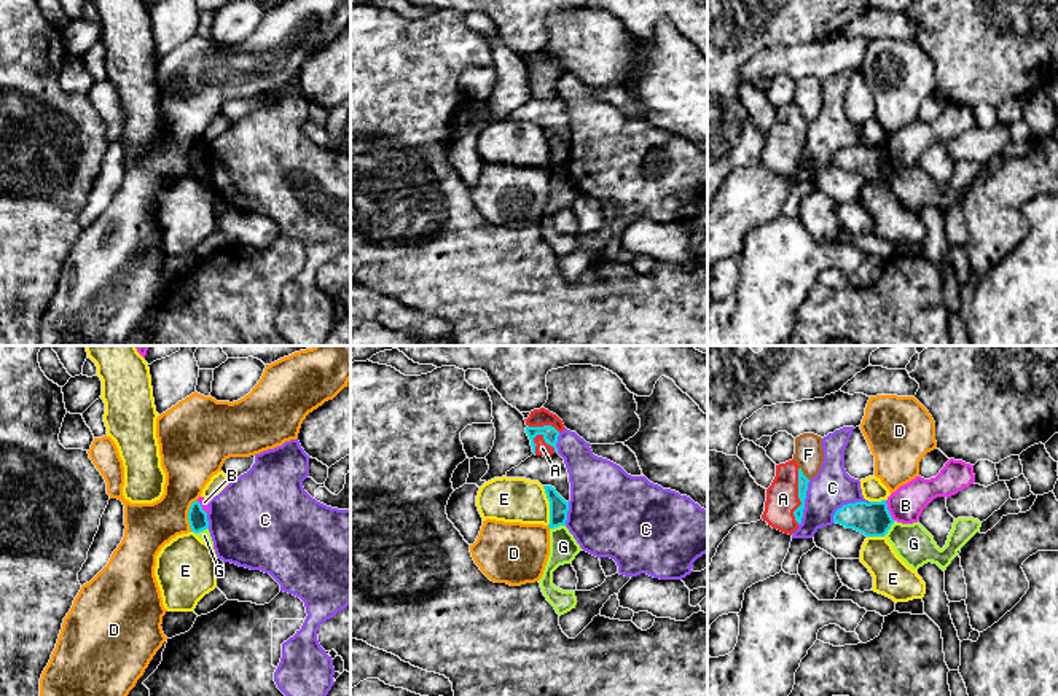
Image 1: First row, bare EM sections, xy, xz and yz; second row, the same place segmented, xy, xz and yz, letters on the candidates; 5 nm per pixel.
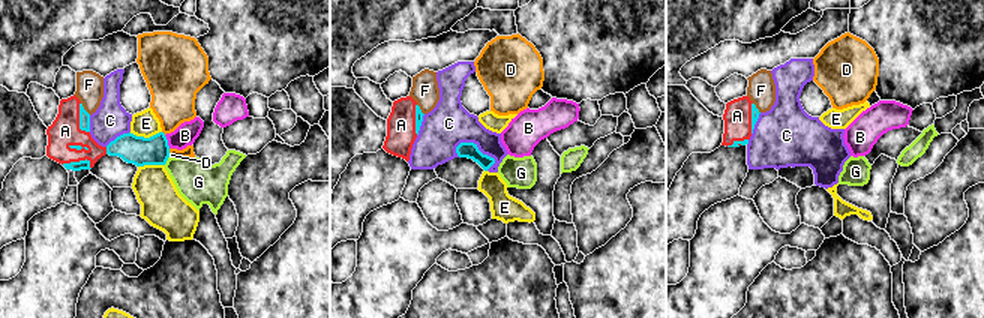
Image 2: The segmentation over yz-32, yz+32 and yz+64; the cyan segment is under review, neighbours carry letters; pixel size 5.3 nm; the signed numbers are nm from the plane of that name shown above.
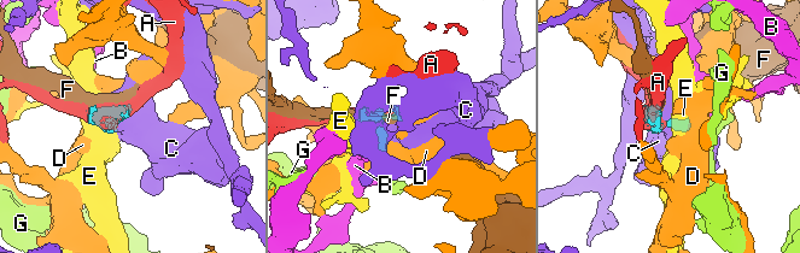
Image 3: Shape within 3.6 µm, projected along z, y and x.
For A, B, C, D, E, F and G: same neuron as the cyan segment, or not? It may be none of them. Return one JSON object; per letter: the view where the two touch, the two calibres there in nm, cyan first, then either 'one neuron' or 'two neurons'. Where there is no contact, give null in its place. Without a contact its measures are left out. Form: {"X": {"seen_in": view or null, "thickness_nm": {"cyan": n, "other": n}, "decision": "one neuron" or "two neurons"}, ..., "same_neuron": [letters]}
{"A": {"seen_in": "yz", "thickness_nm": {"cyan": 50, "other": 160}, "decision": "one neuron"}, "B": {"seen_in": "yz", "thickness_nm": {"cyan": 180, "other": 180}, "decision": "two neurons"}, "C": {"seen_in": "yz", "thickness_nm": {"cyan": 50, "other": 200}, "decision": "two neurons"}, "D": {"seen_in": "xy", "thickness_nm": {"cyan": 100, "other": 260}, "decision": "two neurons"}, "E": {"seen_in": "xz", "thickness_nm": {"cyan": 100, "other": 220}, "decision": "two neurons"}, "F": {"seen_in": "yz", "thickness_nm": {"cyan": 50, "other": 140}, "decision": "two neurons"}, "G": {"seen_in": "xz", "thickness_nm": {"cyan": 100, "other": 140}, "decision": "two neurons"}, "same_neuron": ["A"]}

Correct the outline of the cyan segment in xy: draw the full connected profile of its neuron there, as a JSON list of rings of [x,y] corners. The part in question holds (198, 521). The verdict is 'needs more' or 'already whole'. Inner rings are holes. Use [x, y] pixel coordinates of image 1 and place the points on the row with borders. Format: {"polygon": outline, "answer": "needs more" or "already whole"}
{"polygon": [[[196,500],[191,503],[188,511],[188,522],[191,532],[199,534],[209,529],[207,513],[202,510],[201,503]]], "answer": "already whole"}

